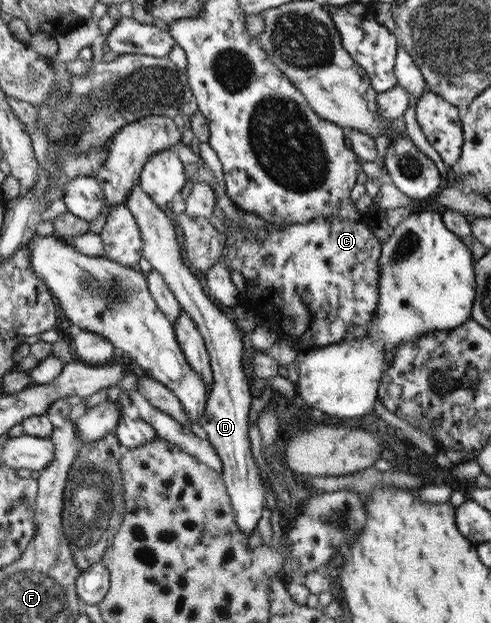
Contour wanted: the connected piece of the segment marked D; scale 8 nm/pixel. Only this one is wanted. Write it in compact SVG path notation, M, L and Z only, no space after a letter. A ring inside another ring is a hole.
M138 183L132 186L126 204L131 209L132 215L136 217L136 223L141 227L145 258L164 278L182 310L193 320L193 324L197 326L199 334L204 339L211 362L211 371L213 371L213 382L204 414L200 416L199 427L221 459L222 476L232 499L237 524L244 533L249 534L264 514L266 486L262 481L258 464L253 458L251 442L247 436L251 388L248 377L243 372L243 342L240 328L227 310L203 292L199 280L185 265L181 257L181 249L176 242L176 227L170 213L155 204Z

